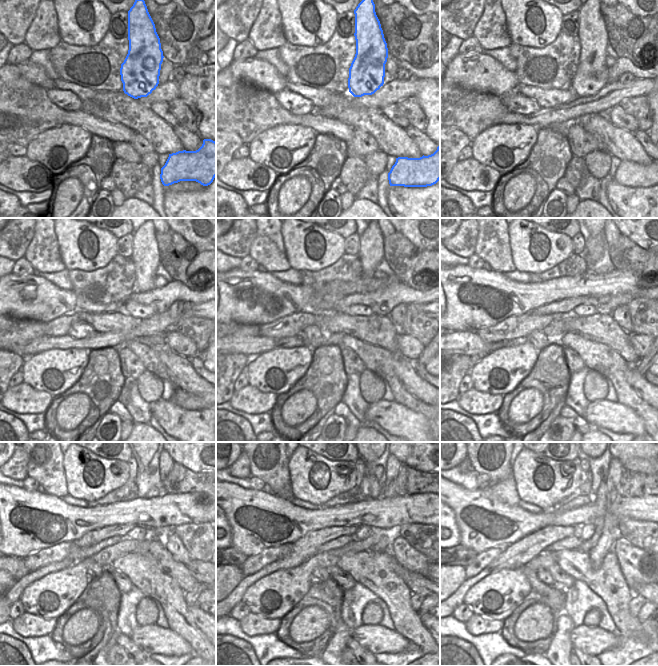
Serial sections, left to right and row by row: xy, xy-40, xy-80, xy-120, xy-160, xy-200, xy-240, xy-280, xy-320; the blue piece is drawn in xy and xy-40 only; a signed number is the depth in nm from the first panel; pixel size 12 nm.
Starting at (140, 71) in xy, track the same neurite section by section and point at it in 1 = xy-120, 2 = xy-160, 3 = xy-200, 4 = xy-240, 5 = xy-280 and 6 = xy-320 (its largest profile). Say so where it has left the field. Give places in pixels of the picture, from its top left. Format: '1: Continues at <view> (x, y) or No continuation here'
1: Continues at xy-120 (145, 253)
2: Continues at xy-160 (371, 252)
3: Continues at xy-200 (594, 246)
4: Continues at xy-240 (138, 533)
5: Continues at xy-280 (362, 532)
6: Continues at xy-320 (587, 532).

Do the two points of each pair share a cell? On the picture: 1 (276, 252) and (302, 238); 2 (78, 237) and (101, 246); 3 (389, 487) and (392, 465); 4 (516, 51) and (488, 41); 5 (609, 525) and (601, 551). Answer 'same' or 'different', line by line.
1: different
2: same
3: same
4: different
5: same

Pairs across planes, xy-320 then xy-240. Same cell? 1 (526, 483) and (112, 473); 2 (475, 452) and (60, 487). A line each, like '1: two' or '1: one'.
1: one
2: one

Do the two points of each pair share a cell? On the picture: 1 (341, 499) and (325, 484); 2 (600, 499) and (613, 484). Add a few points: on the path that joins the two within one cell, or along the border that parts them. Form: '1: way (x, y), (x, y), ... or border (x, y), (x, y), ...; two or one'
1: border (357, 484), (317, 505); two
2: border (605, 483), (607, 503); two

